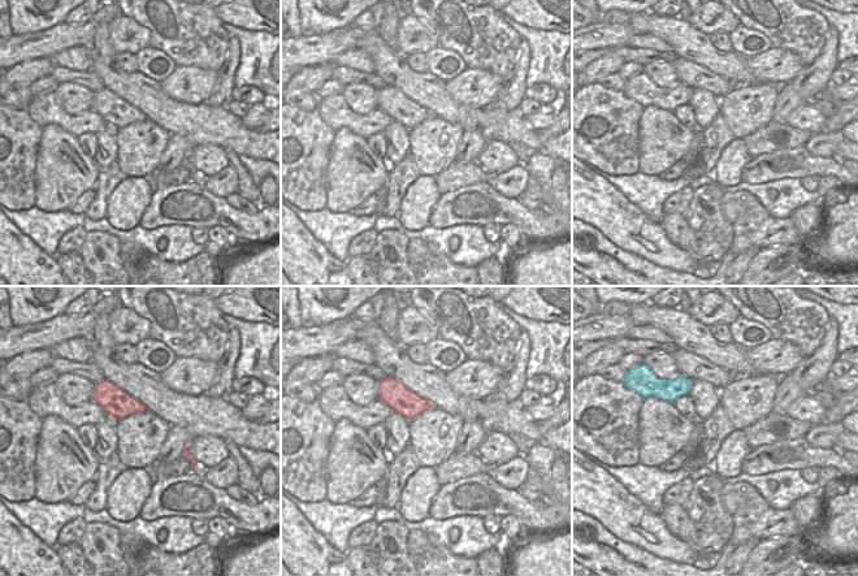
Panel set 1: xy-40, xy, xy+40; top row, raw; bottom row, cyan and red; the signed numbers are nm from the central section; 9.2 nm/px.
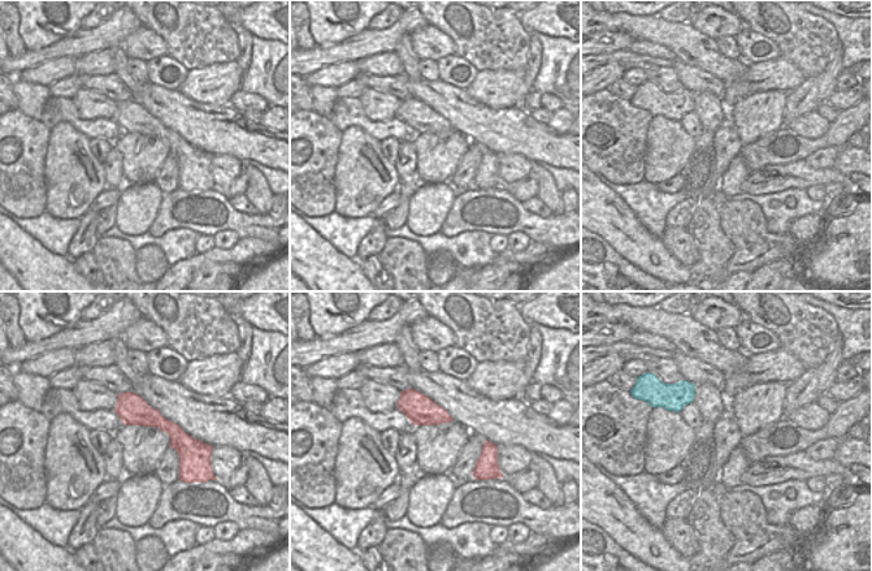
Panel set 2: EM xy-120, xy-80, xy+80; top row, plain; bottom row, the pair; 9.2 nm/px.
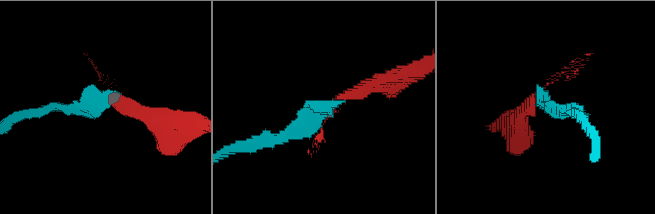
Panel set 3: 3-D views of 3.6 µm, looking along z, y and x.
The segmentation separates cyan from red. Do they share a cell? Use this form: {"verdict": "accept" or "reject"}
{"verdict": "reject"}

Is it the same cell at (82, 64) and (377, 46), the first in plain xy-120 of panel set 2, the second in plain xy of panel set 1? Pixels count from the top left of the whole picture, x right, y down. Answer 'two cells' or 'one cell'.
two cells

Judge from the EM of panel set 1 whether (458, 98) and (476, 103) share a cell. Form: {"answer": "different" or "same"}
{"answer": "same"}

